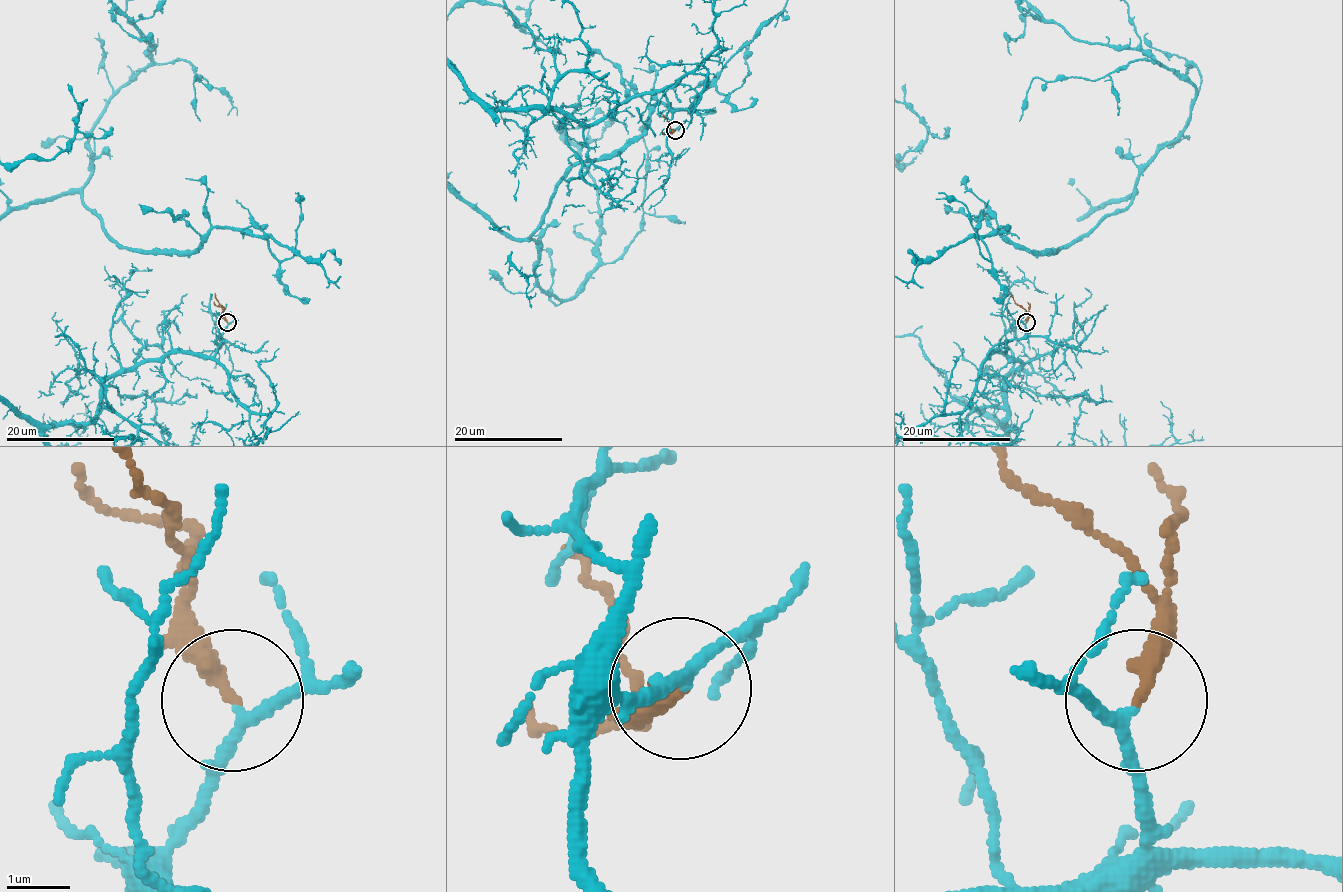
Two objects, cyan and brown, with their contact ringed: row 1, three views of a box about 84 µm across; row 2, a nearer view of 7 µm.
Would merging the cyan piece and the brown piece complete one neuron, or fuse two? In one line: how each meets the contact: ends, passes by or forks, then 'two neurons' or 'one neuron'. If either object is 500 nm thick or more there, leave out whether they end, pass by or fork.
cyan passes by; brown ends; one neuron

